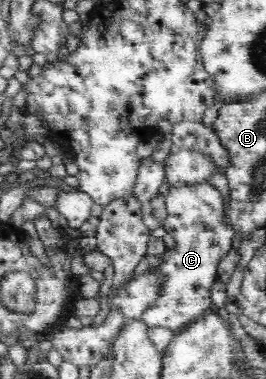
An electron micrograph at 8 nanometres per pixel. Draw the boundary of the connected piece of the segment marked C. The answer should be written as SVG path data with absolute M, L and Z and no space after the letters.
M208 182L182 188L170 186L165 205L167 217L162 226L173 236L176 245L164 252L164 262L160 266L149 268L150 271L158 268L164 273L164 292L140 319L147 328L164 327L178 332L214 309L210 286L218 279L218 264L231 249L235 232L225 218L223 194Z

